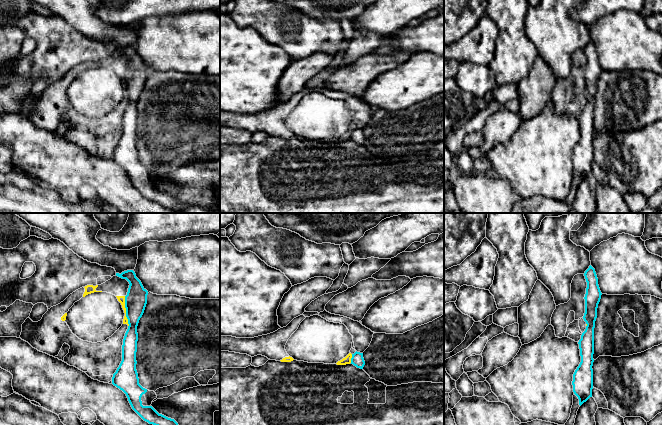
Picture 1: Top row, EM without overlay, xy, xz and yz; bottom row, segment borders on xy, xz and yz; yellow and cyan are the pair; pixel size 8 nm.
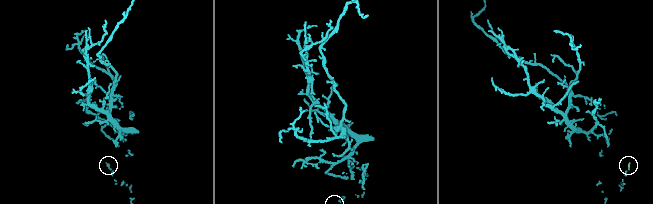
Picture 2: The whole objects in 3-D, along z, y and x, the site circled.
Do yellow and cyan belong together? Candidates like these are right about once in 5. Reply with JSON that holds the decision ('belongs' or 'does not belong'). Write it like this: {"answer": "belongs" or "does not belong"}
{"answer": "does not belong"}

